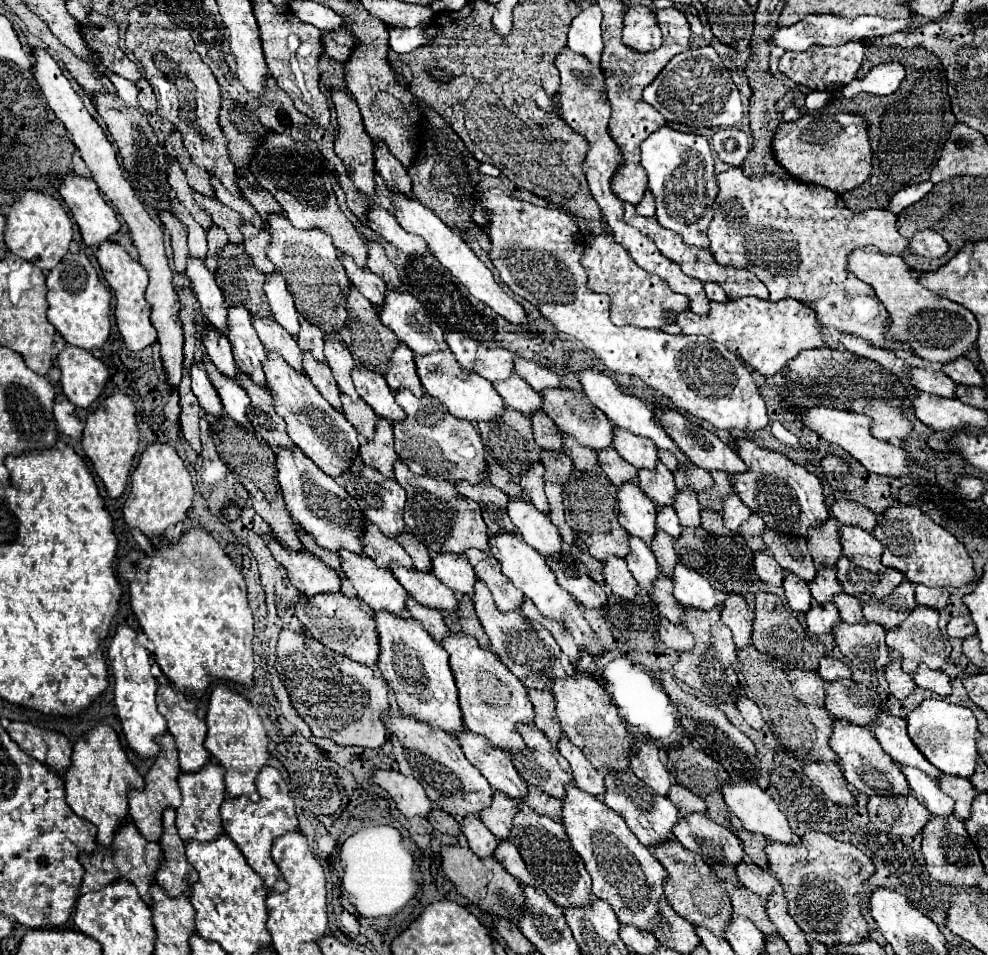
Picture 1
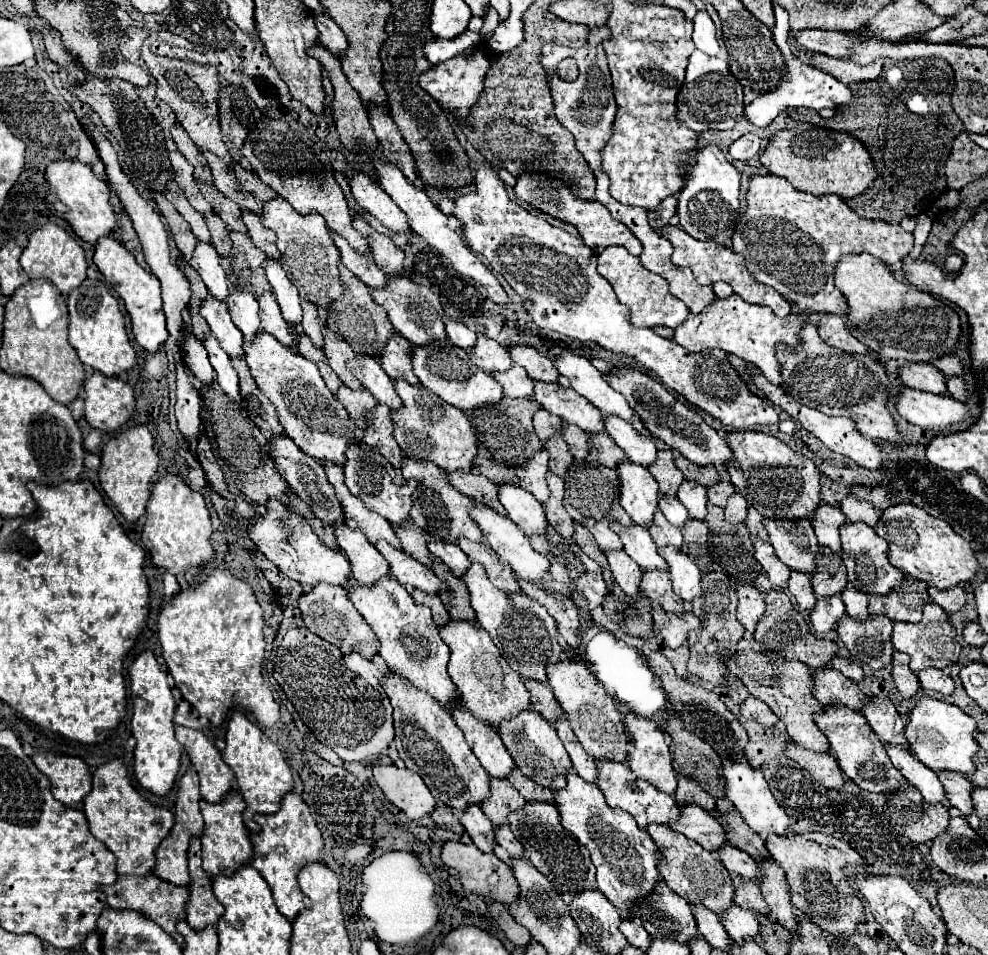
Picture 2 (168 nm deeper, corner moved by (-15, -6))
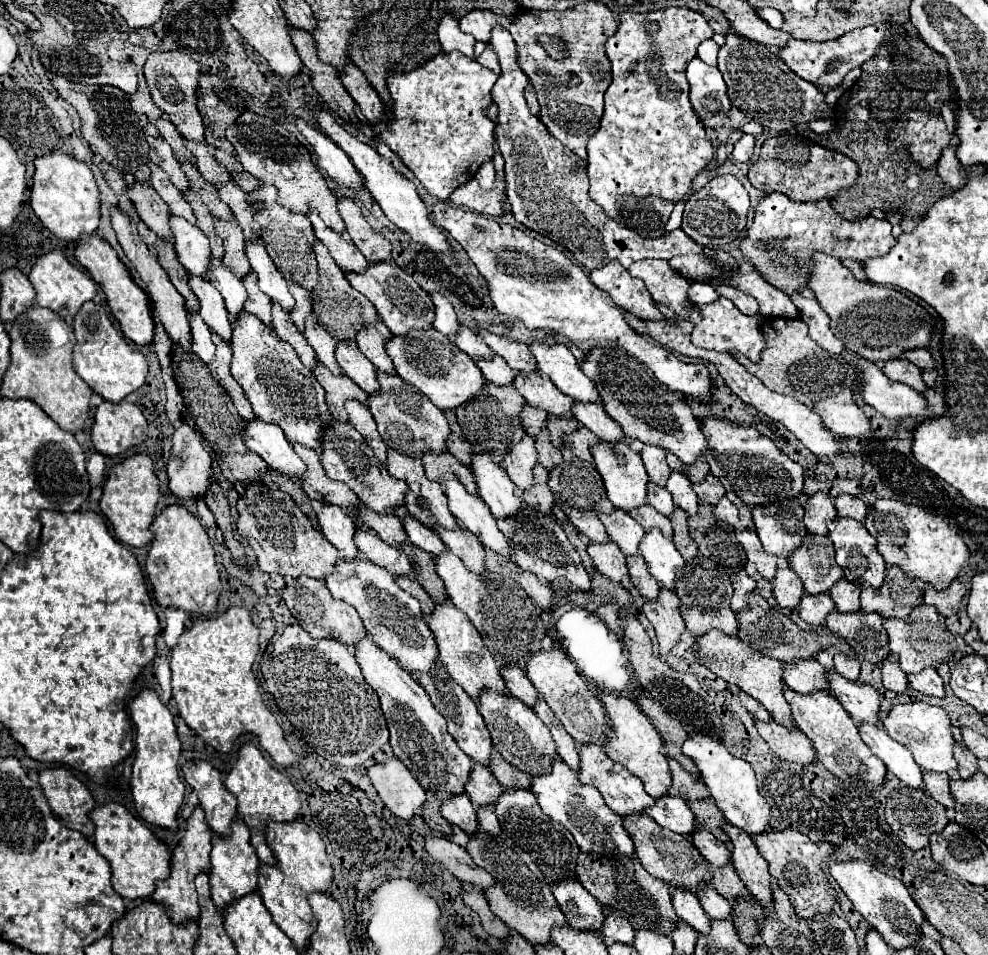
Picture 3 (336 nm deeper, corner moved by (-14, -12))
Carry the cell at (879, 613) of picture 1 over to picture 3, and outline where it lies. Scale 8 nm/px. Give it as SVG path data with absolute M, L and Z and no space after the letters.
M888 566L884 584L878 590L868 584L862 586L860 604L864 612L878 612L882 618L904 618L924 602L922 596L922 580L908 576L898 566Z

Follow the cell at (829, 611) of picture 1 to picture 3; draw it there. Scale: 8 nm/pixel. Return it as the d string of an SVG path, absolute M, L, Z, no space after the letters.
M804 594L802 596L802 602L800 602L800 618L812 626L814 630L824 626L826 622L826 616L830 612L836 610L836 604L834 600L828 596L828 594L818 594L818 596L810 596L810 594Z

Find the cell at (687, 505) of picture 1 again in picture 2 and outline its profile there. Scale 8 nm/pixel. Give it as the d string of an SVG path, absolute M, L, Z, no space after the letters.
M683 480L679 490L677 490L677 498L687 508L691 518L705 520L705 516L707 516L707 508L705 508L707 494L705 494L705 488L701 484L697 484L695 480Z

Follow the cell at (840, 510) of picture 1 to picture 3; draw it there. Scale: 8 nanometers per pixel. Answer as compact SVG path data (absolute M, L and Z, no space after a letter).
M842 494L834 500L834 506L838 510L838 516L844 516L844 518L854 518L858 522L864 522L866 518L866 504L854 496L848 496L848 494Z

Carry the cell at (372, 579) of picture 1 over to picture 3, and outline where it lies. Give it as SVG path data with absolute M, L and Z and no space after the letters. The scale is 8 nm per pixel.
M324 504L318 510L318 524L320 524L326 540L340 552L340 556L344 560L354 560L360 556L360 550L354 544L356 524L340 508L336 508L332 504Z

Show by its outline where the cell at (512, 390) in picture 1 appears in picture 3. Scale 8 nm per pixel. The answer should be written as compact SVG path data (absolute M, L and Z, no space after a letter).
M494 356L494 360L478 360L476 366L482 370L482 374L486 376L488 382L498 384L498 386L510 386L514 382L514 372L512 368L506 364L504 358Z

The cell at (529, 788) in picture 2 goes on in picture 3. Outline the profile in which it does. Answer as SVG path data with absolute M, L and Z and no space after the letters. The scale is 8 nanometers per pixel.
M494 748L494 758L490 764L492 774L500 780L500 784L504 788L522 788L522 790L530 790L530 776L518 768L514 768L496 748Z

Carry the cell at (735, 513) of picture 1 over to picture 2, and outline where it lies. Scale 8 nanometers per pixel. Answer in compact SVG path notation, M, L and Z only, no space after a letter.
M733 494L729 500L727 500L727 506L725 506L725 520L731 522L731 524L741 524L743 518L747 516L747 500L741 496L741 494Z

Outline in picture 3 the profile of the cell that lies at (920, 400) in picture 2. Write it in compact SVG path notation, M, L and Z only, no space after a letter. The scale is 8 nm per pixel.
M860 358L858 364L862 366L864 374L862 398L880 414L890 420L904 420L908 416L928 414L928 400L914 388L886 378L884 372L868 360Z

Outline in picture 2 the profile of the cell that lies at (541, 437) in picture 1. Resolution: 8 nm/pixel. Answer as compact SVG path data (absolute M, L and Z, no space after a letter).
M539 408L533 416L533 426L535 426L537 438L541 442L547 442L547 438L561 432L561 418L555 418L553 414L547 414L547 410Z

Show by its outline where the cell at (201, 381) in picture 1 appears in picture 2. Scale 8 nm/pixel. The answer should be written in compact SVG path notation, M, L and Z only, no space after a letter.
M185 332L183 340L181 340L181 348L183 348L183 358L187 368L203 382L203 384L211 384L215 380L215 372L211 370L211 364L207 362L207 352L201 340L197 340L193 334Z

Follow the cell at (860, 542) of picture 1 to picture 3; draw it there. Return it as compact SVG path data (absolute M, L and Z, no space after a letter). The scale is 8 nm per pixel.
M836 518L828 524L828 536L834 542L836 548L836 562L844 570L844 578L852 584L872 584L872 588L878 588L884 582L886 576L886 562L876 550L876 540L870 536L866 526L862 522L856 522L852 518Z

